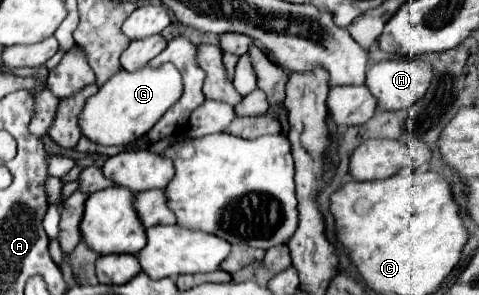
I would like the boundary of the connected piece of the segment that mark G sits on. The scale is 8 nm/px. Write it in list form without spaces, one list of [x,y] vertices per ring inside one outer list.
[[[164,64],[160,68],[144,66],[136,72],[118,70],[98,92],[88,98],[78,118],[82,136],[90,138],[100,146],[128,146],[136,138],[142,138],[158,118],[180,98],[182,78],[180,72],[172,64]]]

